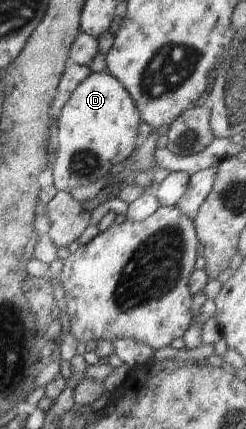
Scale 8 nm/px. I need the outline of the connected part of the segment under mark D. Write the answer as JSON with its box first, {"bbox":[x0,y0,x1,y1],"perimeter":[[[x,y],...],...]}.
{"bbox":[52,72,138,191],"perimeter":[[[108,72],[90,73],[62,107],[58,121],[58,148],[52,163],[58,191],[90,186],[105,178],[116,164],[132,157],[138,147],[138,109],[128,91]]]}

